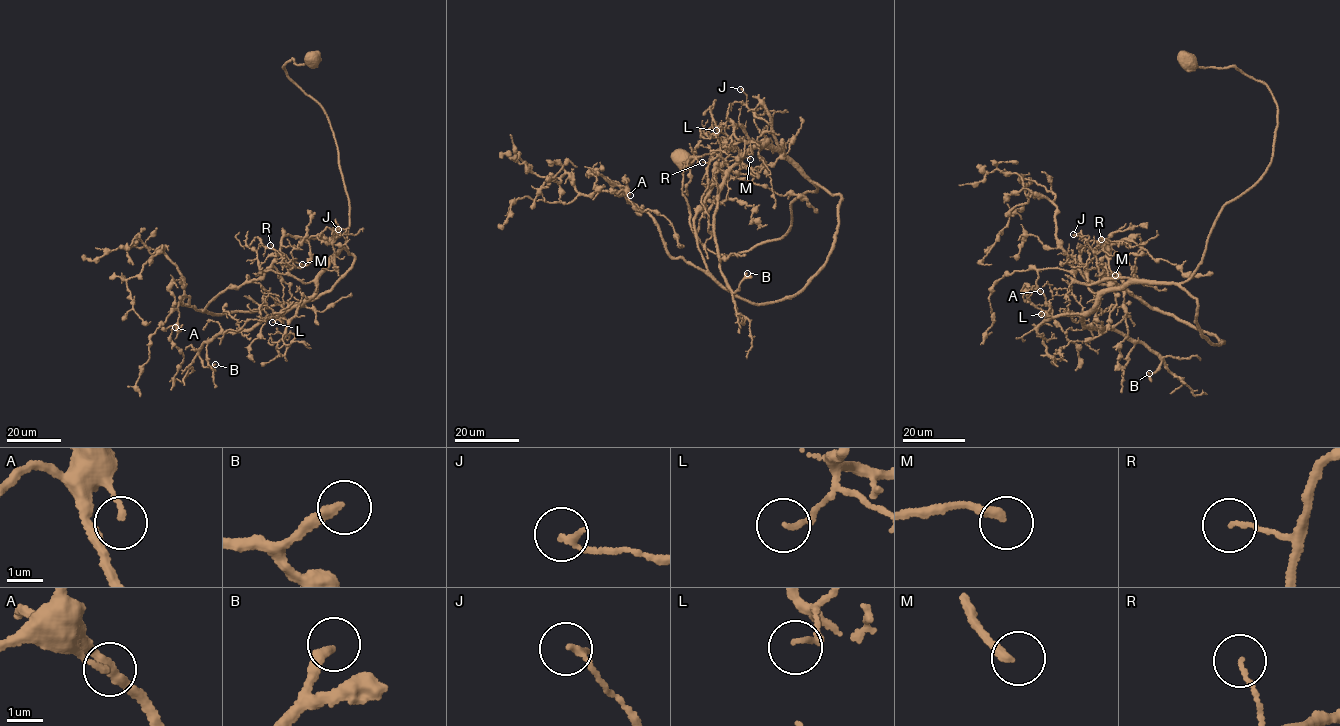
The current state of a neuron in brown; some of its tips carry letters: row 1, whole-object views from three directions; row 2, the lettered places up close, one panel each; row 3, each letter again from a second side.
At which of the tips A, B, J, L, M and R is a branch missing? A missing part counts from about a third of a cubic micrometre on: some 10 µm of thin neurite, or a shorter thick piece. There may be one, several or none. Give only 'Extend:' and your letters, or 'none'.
Extend: B, M

